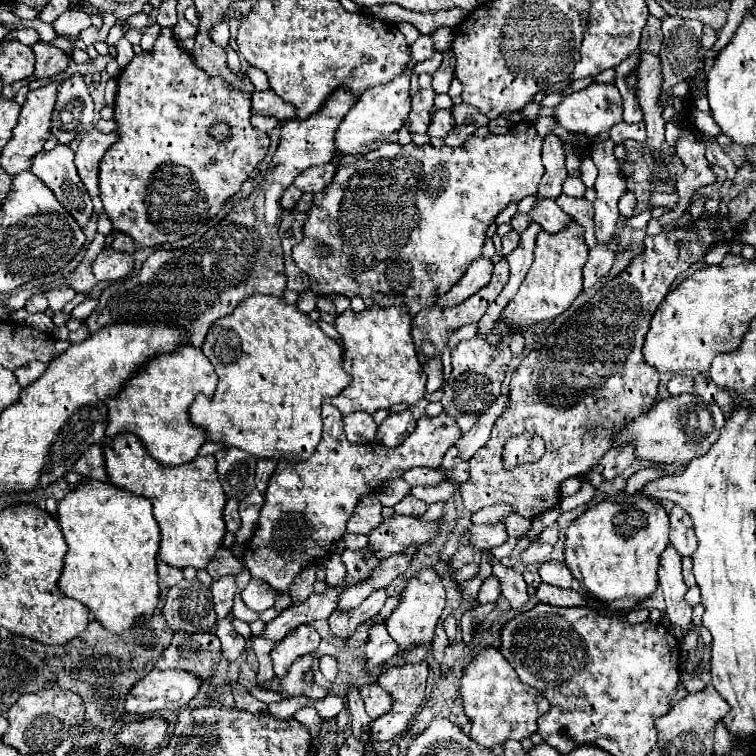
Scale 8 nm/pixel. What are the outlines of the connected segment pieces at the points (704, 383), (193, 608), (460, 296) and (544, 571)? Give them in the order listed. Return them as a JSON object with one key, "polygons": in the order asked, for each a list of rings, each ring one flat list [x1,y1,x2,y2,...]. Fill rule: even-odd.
{"polygons":[[[697,374,695,376,695,392,705,398,707,402,715,402,715,396,717,396,717,386,715,382,711,382,711,378,707,374]],[[197,578,171,586,163,616,175,632,209,632,217,622,211,590]],[[483,256,477,258,475,262,471,262,463,278,445,296,437,300,437,306,457,306,459,302,467,300,471,294,475,294,477,290,489,284,491,272,493,272,493,262]],[[561,562,541,564,539,576,541,576,541,582,545,582,545,584,559,586,559,588,571,588,571,572,569,572,569,568,567,568,565,564,561,564]]]}

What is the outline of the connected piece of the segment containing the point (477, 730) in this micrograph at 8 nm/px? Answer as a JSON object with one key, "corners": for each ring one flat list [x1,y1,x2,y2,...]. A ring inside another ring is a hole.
{"corners":[[497,648,481,650,465,668,465,676,461,678,461,698,465,714,471,720,469,736,485,748,503,746,507,740,529,738,537,732,537,718,549,710,547,698,539,690,523,684]]}

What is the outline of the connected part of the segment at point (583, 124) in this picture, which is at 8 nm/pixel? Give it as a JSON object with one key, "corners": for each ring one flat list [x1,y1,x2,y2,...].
{"corners":[[591,84,585,90,579,90,575,94,565,96,555,108,542,107,538,112,539,116,557,118,557,122,565,130,587,136,591,140,599,140,599,138,607,140,611,126,615,126,615,124,619,124,623,120,621,114,623,114,621,94,615,88,615,84]]}

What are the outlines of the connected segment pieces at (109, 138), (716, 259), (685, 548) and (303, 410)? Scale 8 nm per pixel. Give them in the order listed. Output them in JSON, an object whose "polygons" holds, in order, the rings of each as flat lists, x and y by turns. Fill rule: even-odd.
{"polygons":[[[91,126,91,130,87,130,87,134,79,142,79,148,75,152,75,164,77,164,79,176,91,196,99,194,99,186,97,186,99,162,101,162,103,154,109,150,109,146,115,144,117,140,119,140,117,132,103,134]],[[715,244,707,251,704,261,707,265,718,265,723,261,729,251,729,244]],[[673,506,669,520,671,520,671,534,669,534,671,544,679,550,681,556,691,556,697,550,697,538,691,526,691,518,681,506]],[[253,296,253,298,247,298,243,300,243,304,229,316,217,320,211,330,207,332,207,338,201,346,203,354,209,358,209,362,213,364,217,376,219,376,219,384,217,384,217,390,213,394,212,398,207,398,203,394,199,394,193,404,191,405,191,420,201,426,207,434,209,434,209,440,215,440,215,442,223,442,225,446,235,446,255,458,271,458,271,460,289,460,289,462,299,462,299,460,307,460,315,446,319,444,321,440,321,430,323,430,323,422,321,422,321,404,323,404,323,398,325,396,337,396,339,392,343,392,349,382,351,382,351,376,343,370,343,348,341,344,337,344,335,340,331,340,329,336,323,334,323,330,319,328,317,322,313,322,307,314,299,312,297,306,291,306,291,304,285,304,283,298,277,298,277,296]]]}

